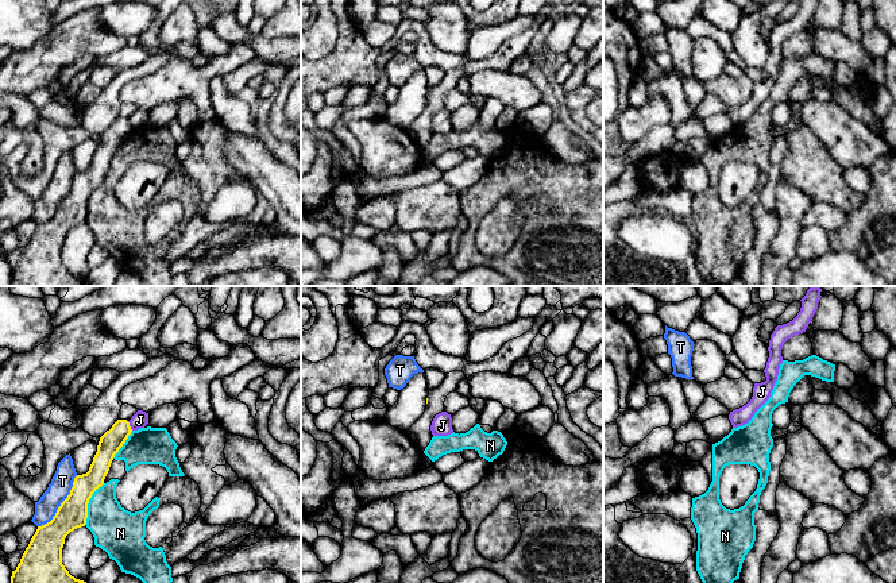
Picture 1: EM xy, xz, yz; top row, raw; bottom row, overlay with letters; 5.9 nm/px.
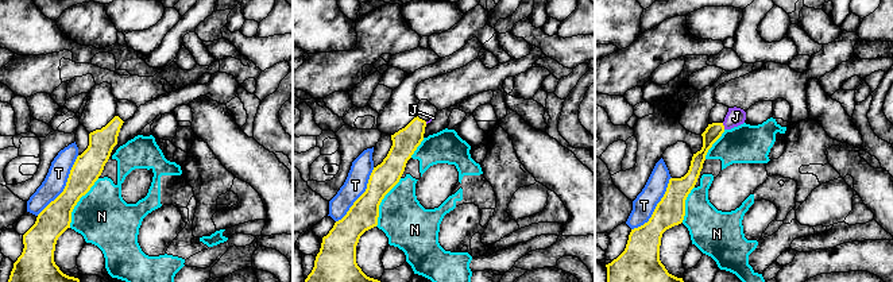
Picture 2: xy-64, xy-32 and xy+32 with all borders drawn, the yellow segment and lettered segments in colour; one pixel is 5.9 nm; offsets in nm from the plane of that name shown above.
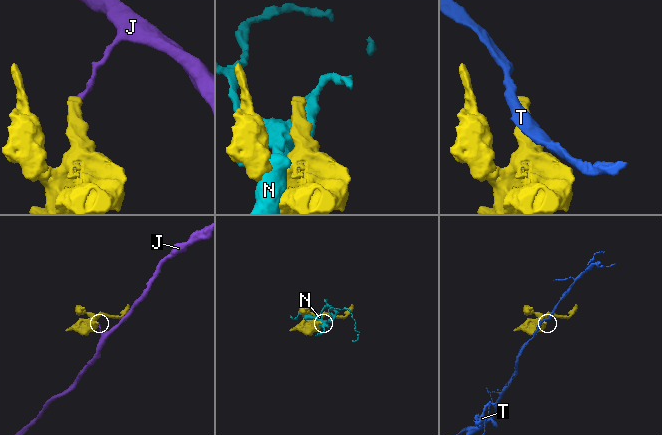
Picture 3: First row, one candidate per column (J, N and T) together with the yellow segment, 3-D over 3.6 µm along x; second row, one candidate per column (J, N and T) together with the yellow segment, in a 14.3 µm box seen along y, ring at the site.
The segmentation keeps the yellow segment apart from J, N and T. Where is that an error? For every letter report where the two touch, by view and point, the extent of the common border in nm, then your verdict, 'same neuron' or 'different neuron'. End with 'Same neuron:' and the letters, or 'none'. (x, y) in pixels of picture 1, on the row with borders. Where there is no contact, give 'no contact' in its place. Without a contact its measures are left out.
J: meets yellow in xy at (128, 425); contact 70 nm long; different neuron
N: meets yellow in xy at (88, 502); contact 280 nm long; different neuron
T: meets yellow in xy at (61, 504); contact 400 nm long; different neuron
Same neuron: none

